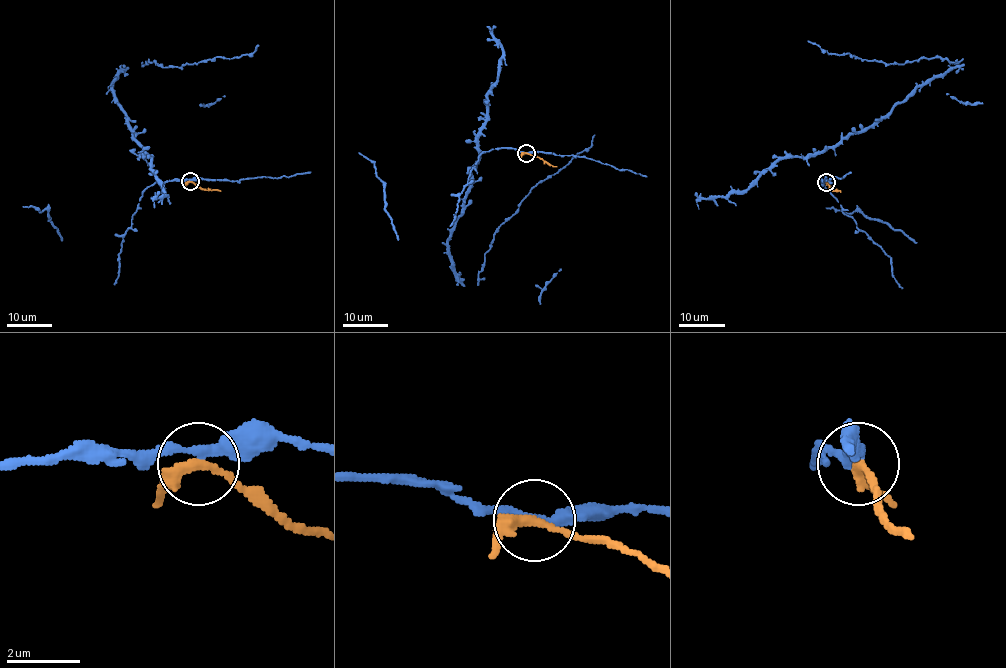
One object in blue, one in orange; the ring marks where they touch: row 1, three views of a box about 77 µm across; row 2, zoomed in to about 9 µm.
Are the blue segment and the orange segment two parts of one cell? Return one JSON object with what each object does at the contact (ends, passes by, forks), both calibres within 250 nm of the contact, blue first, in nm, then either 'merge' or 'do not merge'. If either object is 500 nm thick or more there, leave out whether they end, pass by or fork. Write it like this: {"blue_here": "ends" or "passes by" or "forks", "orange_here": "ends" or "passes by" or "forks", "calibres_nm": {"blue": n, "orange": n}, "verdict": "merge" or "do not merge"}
{"blue_here": "passes by", "orange_here": "passes by", "calibres_nm": {"blue": 240, "orange": 260}, "verdict": "do not merge"}

